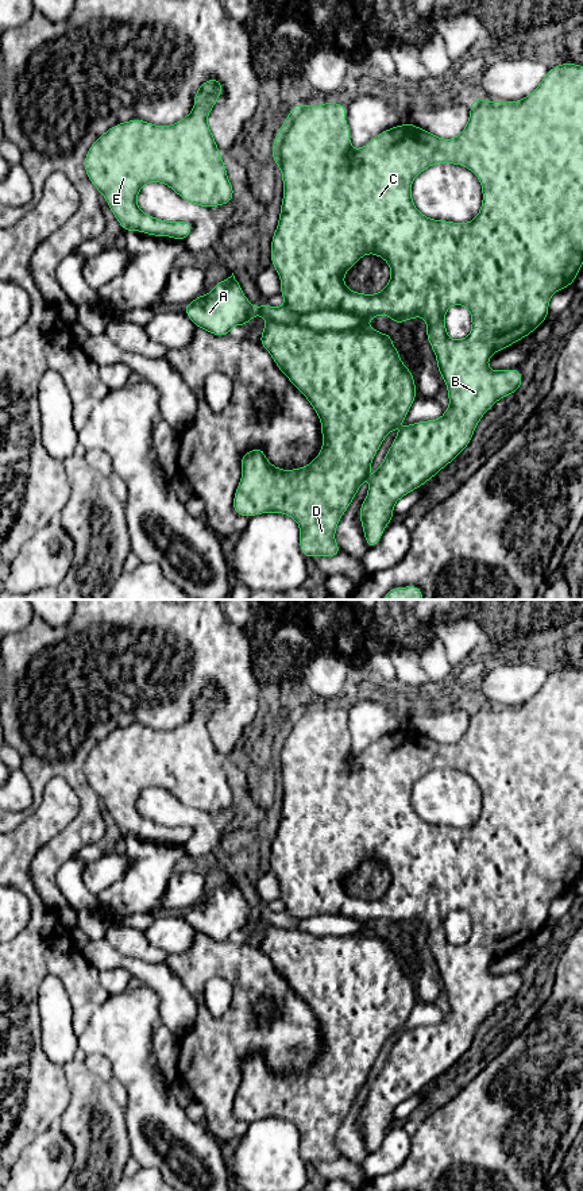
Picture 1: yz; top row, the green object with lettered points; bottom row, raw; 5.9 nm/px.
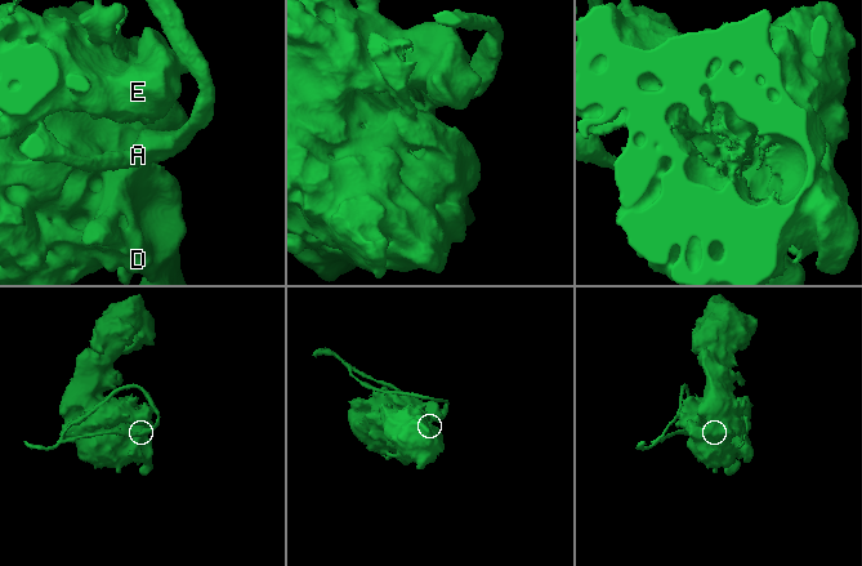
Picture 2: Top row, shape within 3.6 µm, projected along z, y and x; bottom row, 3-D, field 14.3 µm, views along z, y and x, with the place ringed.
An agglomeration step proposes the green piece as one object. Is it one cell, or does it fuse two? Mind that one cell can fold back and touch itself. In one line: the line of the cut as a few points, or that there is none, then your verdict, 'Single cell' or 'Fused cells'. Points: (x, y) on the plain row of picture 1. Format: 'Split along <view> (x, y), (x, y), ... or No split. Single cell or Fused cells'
Split along yz (258, 913), (259, 918). Fused cells

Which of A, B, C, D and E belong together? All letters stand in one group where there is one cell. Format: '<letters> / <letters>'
A / B C D E

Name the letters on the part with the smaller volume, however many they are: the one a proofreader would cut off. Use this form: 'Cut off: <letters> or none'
Cut off: A

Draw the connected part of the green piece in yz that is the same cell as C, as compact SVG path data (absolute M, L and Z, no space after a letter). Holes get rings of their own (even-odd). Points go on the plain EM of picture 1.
M564 667L547 675L544 685L537 693L520 706L490 706L483 704L471 704L470 724L459 741L452 744L439 743L412 728L395 731L385 735L374 741L362 753L352 753L350 744L350 731L345 726L347 712L340 708L323 708L320 710L302 710L297 708L290 718L285 722L282 732L273 745L273 766L282 776L283 803L281 809L279 825L277 835L271 844L270 863L281 884L281 901L285 905L283 911L270 911L263 907L259 911L259 920L266 924L263 937L259 948L267 955L274 964L277 972L286 980L286 983L300 995L309 1009L318 1020L321 1028L323 1052L320 1059L305 1072L294 1075L283 1075L274 1072L266 1063L263 1053L254 1053L243 1059L242 1083L235 1096L232 1113L236 1119L251 1122L263 1118L282 1118L293 1122L300 1132L300 1155L305 1163L316 1161L336 1161L341 1156L335 1146L335 1137L340 1123L348 1114L359 1091L368 1080L371 1067L379 1055L385 1041L390 1038L406 1022L409 1014L417 1002L416 986L412 975L408 974L401 963L398 955L394 952L391 938L378 937L374 932L366 932L378 920L389 921L395 929L402 929L409 924L424 922L426 925L426 944L432 951L437 964L437 975L444 983L447 990L449 1011L444 1020L437 1025L425 1025L404 1032L394 1044L389 1057L386 1059L382 1069L372 1080L368 1098L360 1111L359 1122L364 1144L368 1153L375 1152L382 1137L387 1129L394 1123L393 1114L395 1107L421 1092L426 1086L432 1084L440 1075L455 1065L462 1056L470 1049L474 1036L484 1018L494 1011L494 1009L509 1001L514 999L521 992L522 979L518 974L493 976L489 974L489 964L493 959L517 948L518 945L529 941L538 930L541 930L549 918L548 910L551 902L574 890L576 880L583 871L583 671L571 667ZM452 768L462 770L471 775L480 786L483 806L476 822L468 828L455 828L448 825L435 825L424 821L413 809L410 793L417 779L422 778L432 770ZM366 859L375 859L389 868L391 882L389 889L377 899L356 898L348 894L344 889L344 879ZM452 910L464 910L471 918L471 937L462 945L453 945L448 941L445 934L445 918Z

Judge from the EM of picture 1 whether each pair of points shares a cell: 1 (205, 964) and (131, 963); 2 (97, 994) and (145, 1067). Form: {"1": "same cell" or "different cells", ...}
{"1": "different cells", "2": "different cells"}

